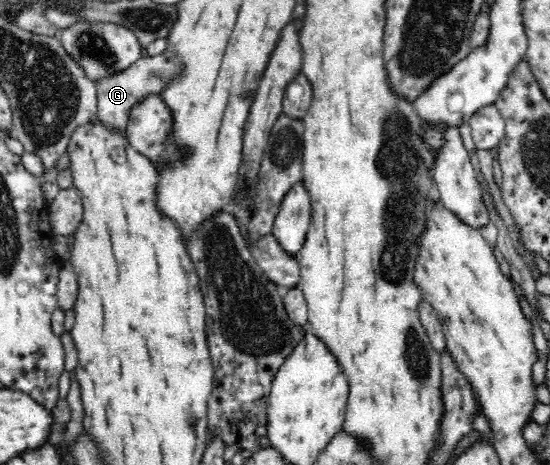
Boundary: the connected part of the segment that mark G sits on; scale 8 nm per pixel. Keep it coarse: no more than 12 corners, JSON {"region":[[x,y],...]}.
{"region":[[169,46],[96,78],[97,115],[126,128],[132,111],[186,70]]}

